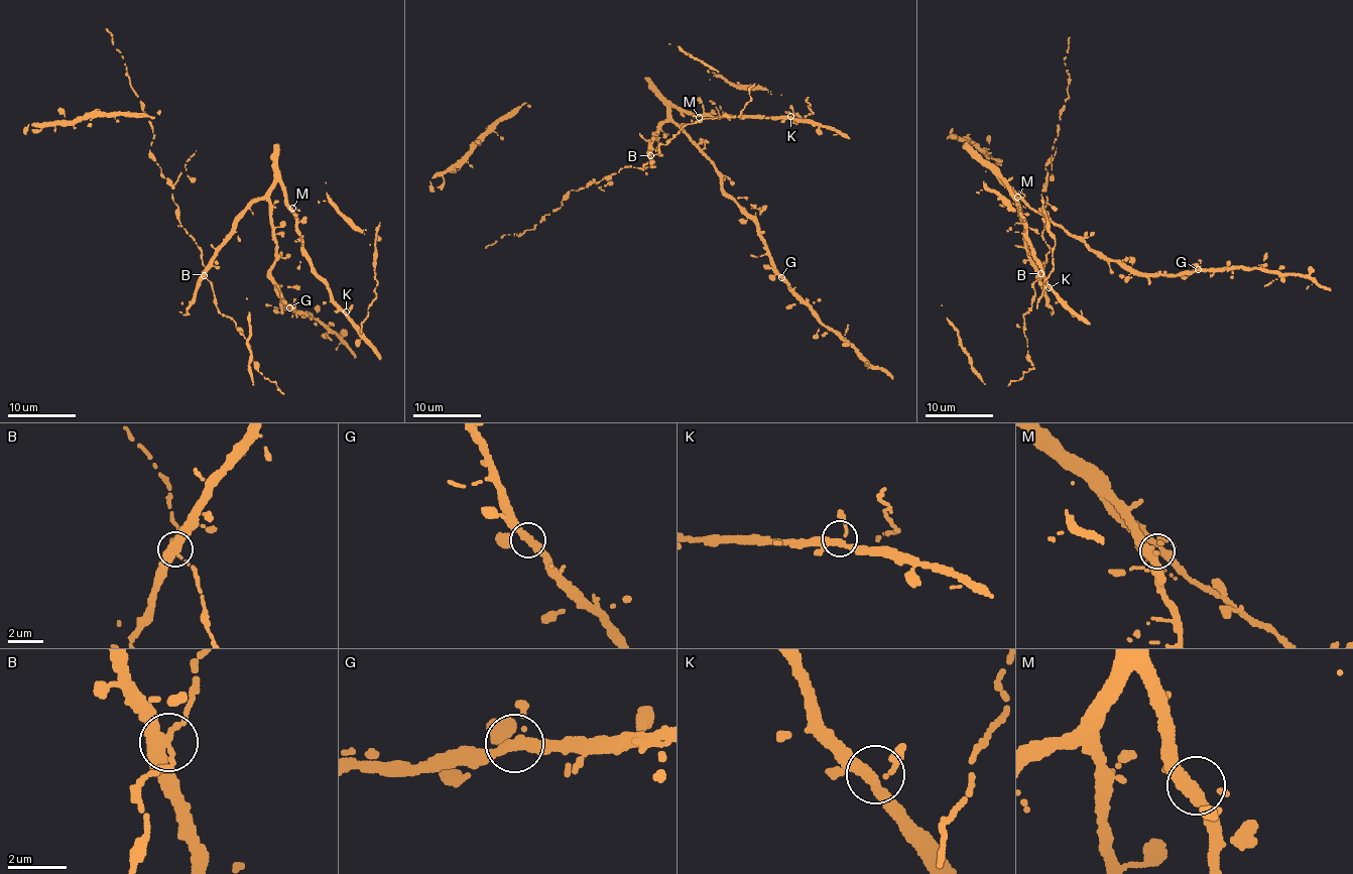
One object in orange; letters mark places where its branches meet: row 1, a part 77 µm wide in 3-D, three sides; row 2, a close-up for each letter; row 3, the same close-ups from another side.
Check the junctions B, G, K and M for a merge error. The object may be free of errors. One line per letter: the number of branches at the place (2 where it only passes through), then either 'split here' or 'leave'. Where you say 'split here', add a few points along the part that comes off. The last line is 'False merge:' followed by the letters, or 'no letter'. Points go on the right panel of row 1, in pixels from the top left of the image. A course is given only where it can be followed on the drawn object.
B: 4 | leave
G: 4 | leave
K: 4 | leave
M: 3 | leave
False merge: no letter

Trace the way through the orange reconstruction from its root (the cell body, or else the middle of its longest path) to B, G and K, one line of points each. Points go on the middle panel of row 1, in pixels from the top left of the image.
B: (657, 131), (650, 144), (651, 155)
G: (657, 131), (663, 123), (671, 122), (711, 161), (718, 172), (723, 192), (755, 223), (771, 264), (781, 277)
K: (657, 131), (673, 105), (713, 117), (790, 116)

